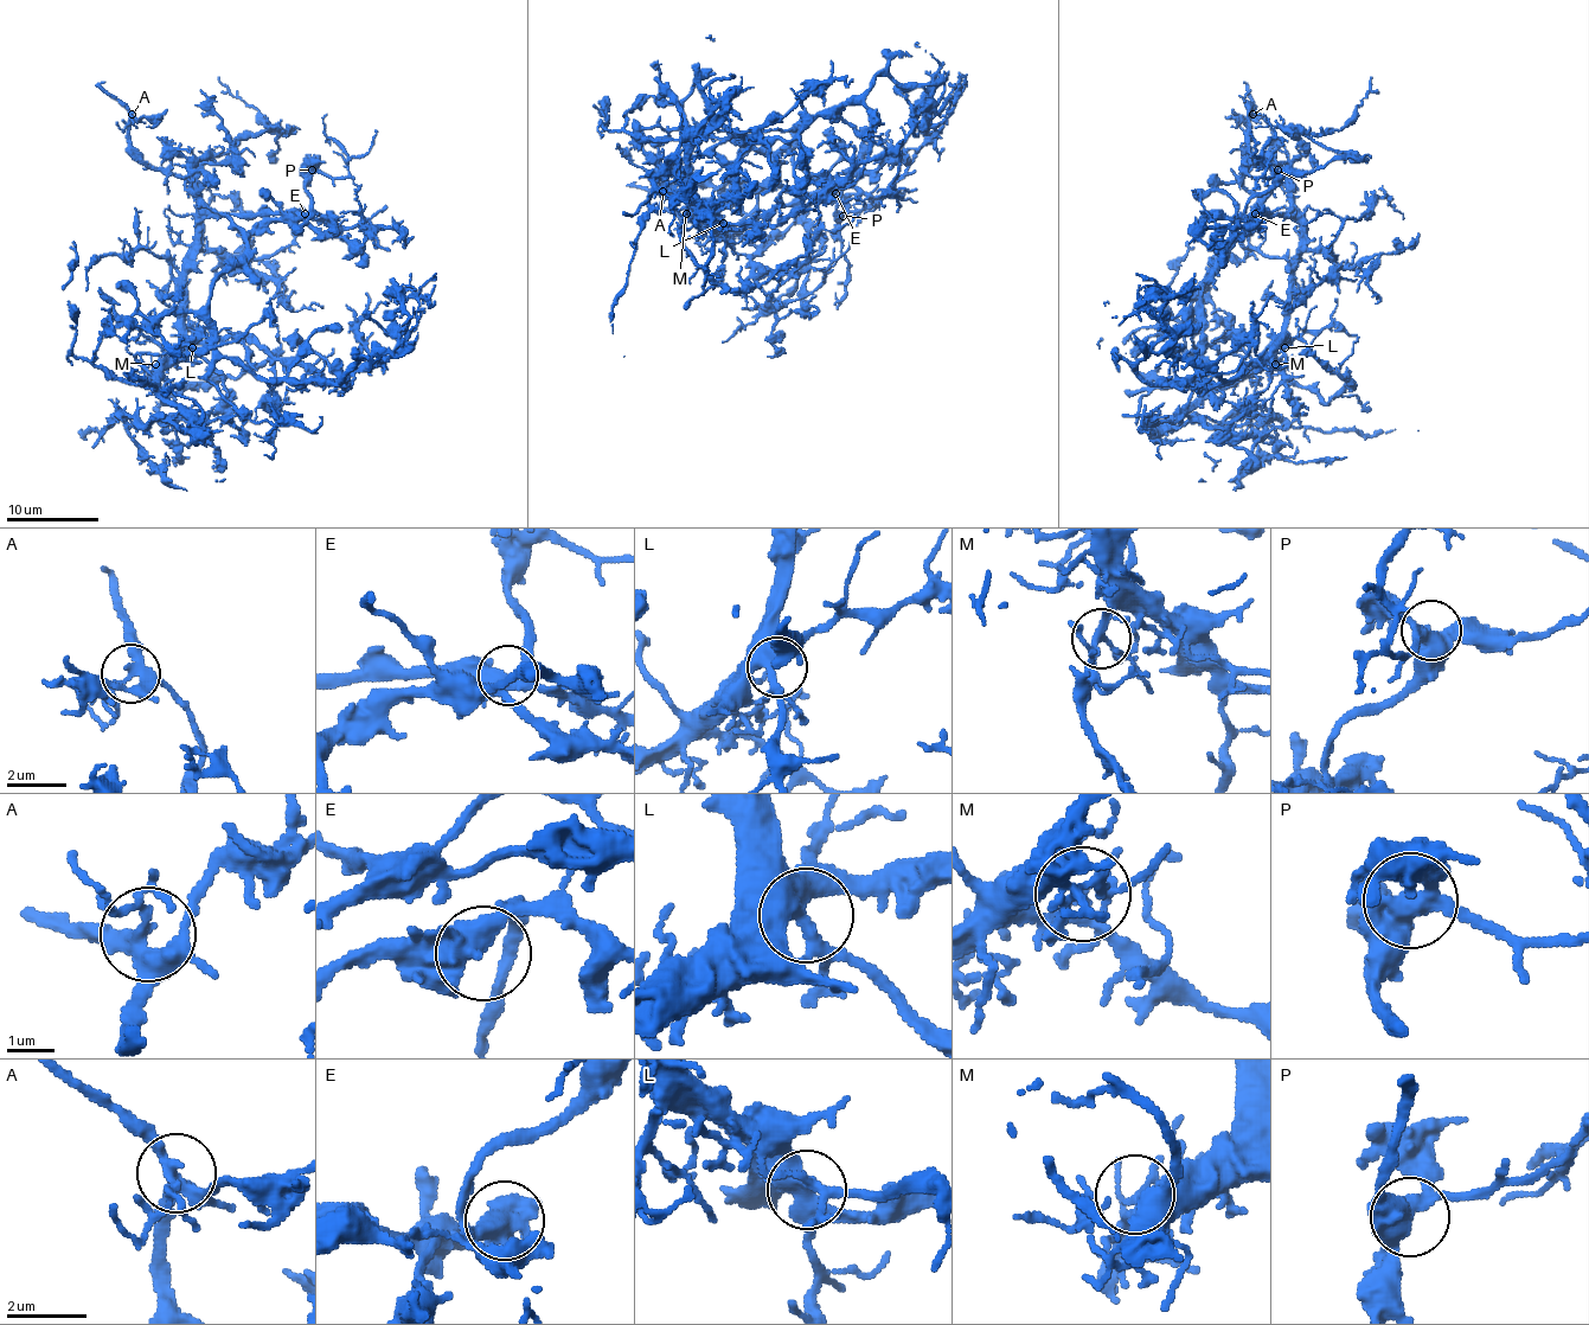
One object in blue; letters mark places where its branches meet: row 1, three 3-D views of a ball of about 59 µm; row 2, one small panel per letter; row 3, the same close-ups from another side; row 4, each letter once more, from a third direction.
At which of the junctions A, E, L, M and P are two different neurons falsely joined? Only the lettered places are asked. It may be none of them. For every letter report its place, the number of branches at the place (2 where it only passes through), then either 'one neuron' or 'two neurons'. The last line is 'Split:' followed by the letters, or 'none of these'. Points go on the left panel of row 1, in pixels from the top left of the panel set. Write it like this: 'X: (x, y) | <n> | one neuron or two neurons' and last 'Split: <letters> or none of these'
A: (132, 114) | 5 | one neuron
E: (305, 213) | 4 | one neuron
L: (192, 347) | 4 | one neuron
M: (155, 364) | 6 | one neuron
P: (312, 170) | 4 | one neuron
Split: none of these

